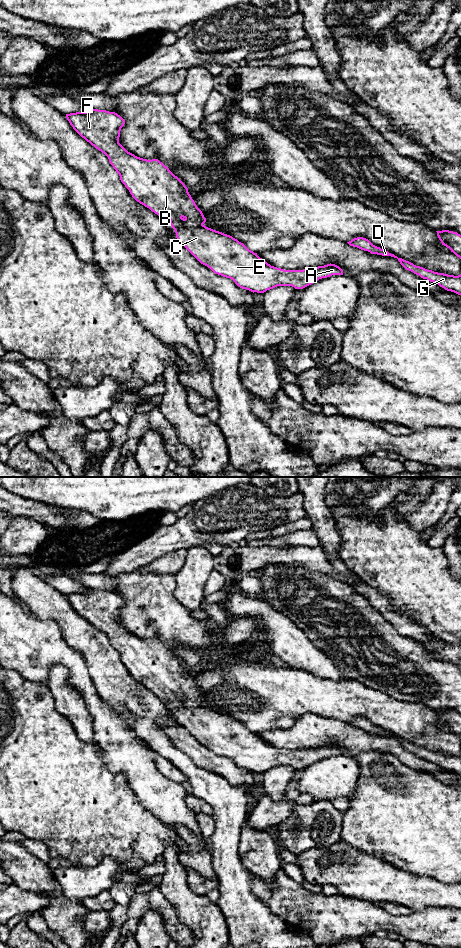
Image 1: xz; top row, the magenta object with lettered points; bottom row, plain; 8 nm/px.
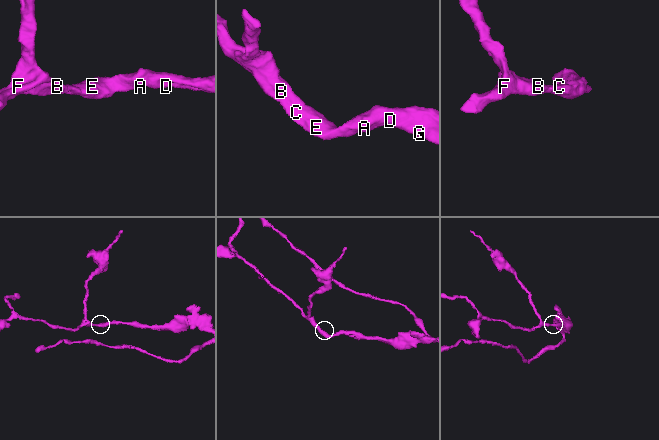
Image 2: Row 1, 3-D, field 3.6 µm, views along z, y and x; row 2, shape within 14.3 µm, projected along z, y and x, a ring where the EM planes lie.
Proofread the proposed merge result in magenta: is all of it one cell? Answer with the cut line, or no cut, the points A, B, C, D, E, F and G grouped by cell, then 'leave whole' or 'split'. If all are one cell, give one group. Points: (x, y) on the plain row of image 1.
no cut | A B C D E F G | leave whole

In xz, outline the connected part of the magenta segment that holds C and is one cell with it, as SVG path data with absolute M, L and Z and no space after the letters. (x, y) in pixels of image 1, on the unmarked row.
M92 589L90 592L66 594L66 598L82 618L108 637L132 677L158 696L169 699L177 721L215 754L230 758L240 768L253 773L264 773L277 766L303 769L319 759L343 755L343 750L331 743L303 750L284 750L271 746L237 719L206 707L206 698L189 674L188 668L168 647L158 639L147 640L137 637L119 623L120 611L125 600L117 593Z

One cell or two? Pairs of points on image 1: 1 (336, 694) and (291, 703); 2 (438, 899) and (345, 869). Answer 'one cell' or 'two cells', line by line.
1: one cell
2: one cell

